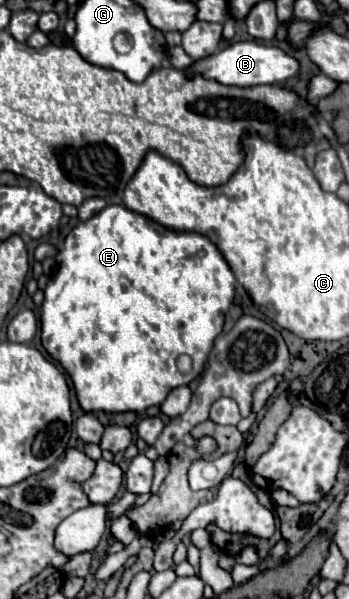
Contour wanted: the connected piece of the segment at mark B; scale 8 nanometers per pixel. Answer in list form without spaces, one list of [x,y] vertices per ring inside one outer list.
[[[236,42],[212,56],[198,60],[190,72],[200,72],[204,78],[214,78],[226,86],[256,86],[256,84],[280,84],[300,72],[300,62],[276,46],[264,46],[256,42]]]

